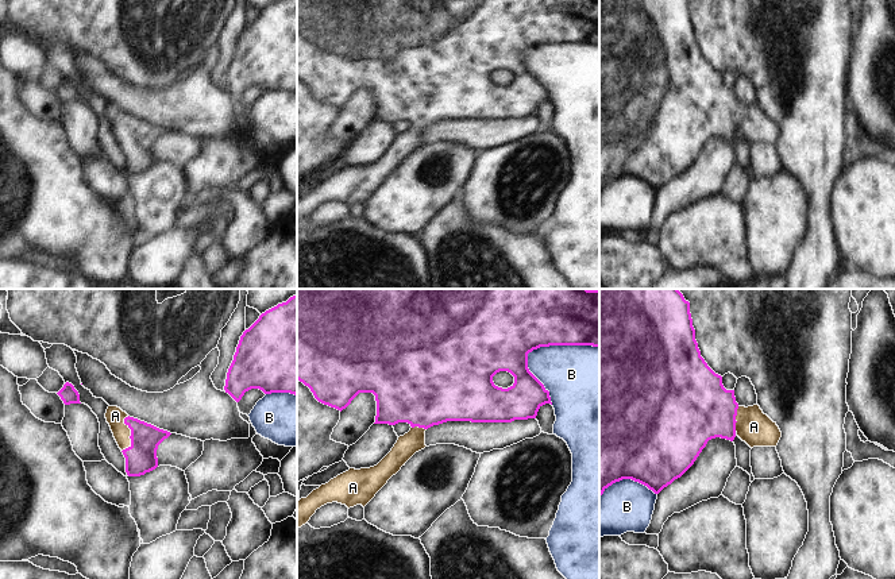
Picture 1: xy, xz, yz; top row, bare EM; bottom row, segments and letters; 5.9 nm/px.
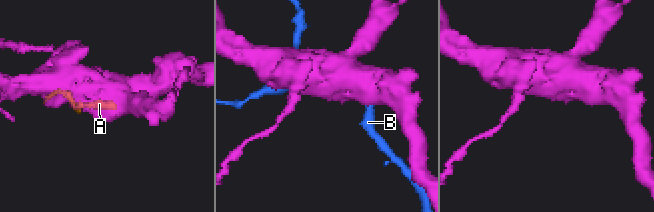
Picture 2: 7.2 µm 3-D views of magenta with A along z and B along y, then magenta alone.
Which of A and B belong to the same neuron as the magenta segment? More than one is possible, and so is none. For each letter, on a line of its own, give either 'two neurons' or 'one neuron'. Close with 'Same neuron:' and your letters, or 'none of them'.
A: one neuron
B: two neurons
Same neuron: A

